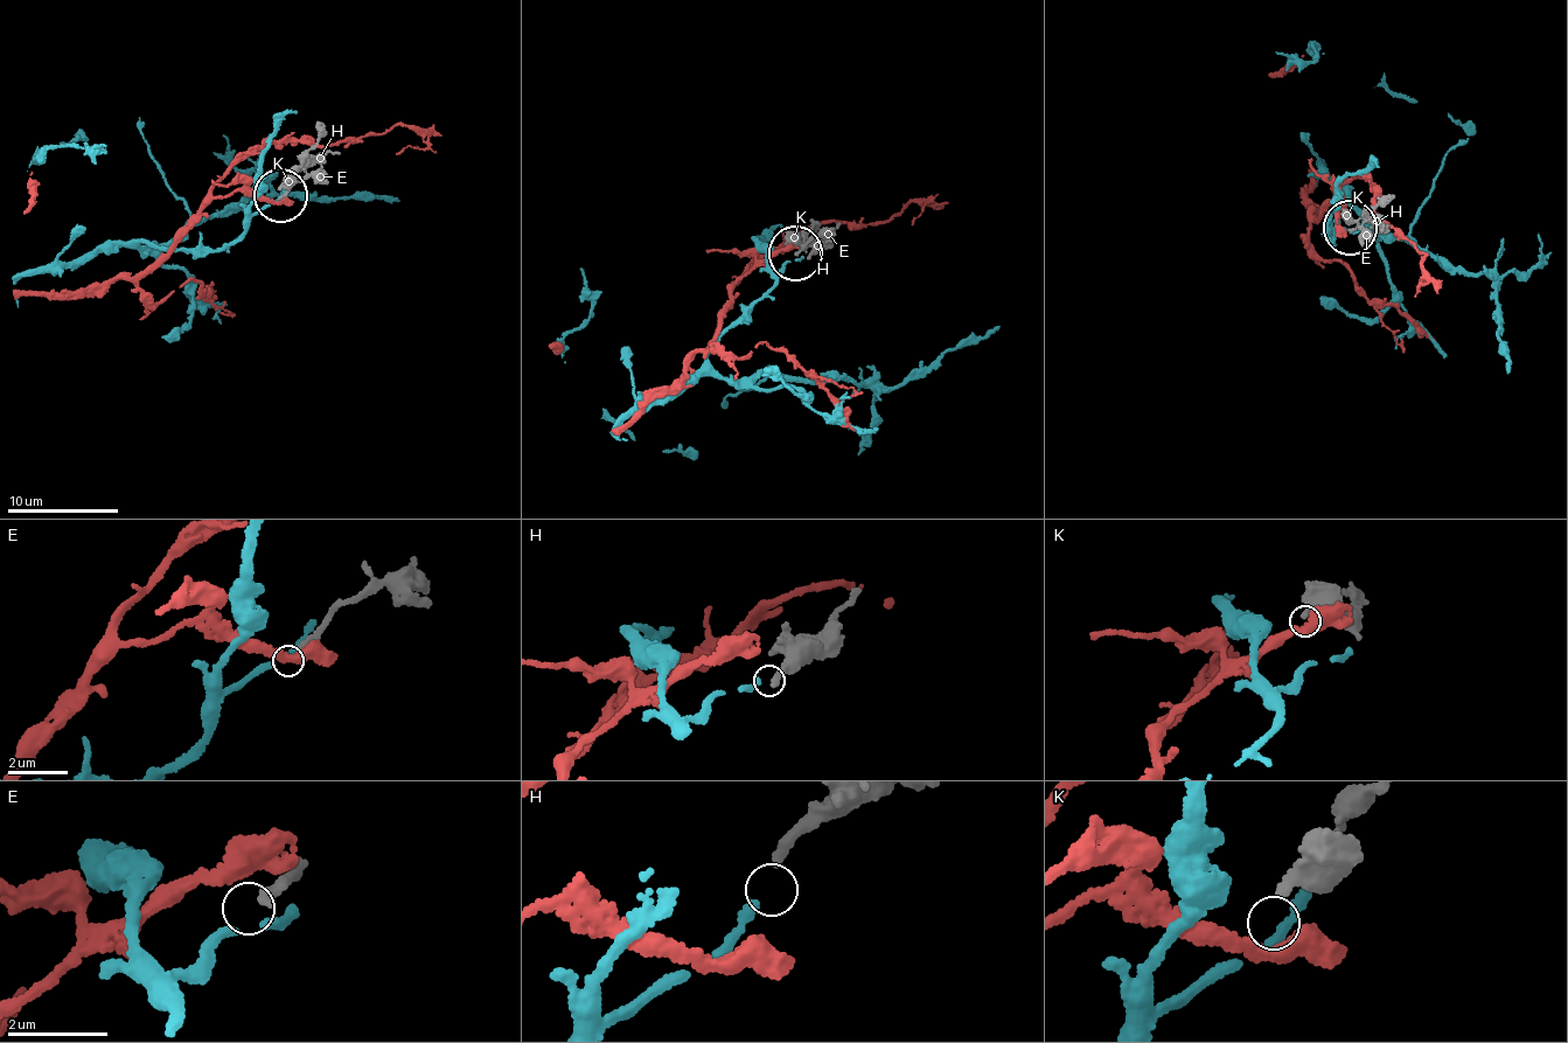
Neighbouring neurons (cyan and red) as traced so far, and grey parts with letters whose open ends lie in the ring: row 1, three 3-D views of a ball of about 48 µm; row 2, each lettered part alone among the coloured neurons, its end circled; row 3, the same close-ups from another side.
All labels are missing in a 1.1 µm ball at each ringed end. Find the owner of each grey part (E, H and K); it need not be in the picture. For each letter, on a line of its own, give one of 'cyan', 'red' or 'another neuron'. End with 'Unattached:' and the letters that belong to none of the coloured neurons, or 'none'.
E: another neuron
H: cyan
K: another neuron
Unattached: E, K

